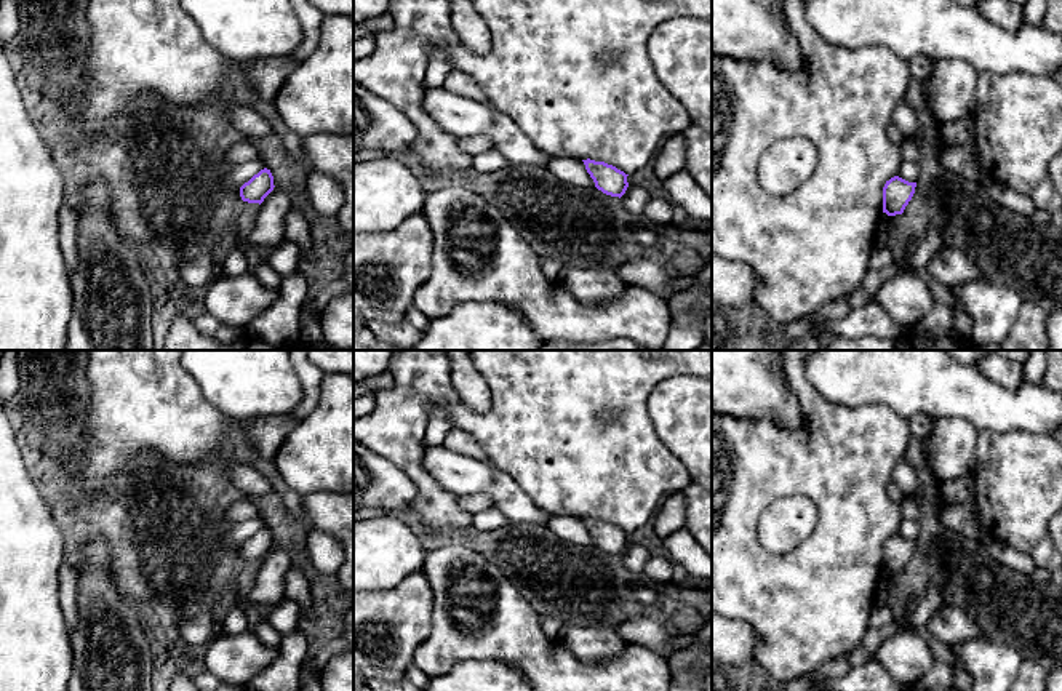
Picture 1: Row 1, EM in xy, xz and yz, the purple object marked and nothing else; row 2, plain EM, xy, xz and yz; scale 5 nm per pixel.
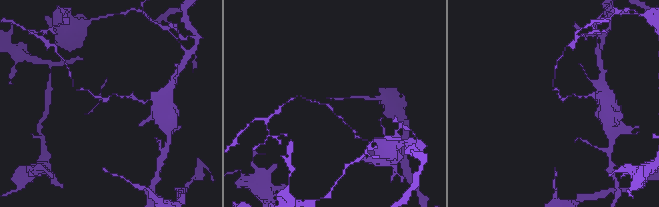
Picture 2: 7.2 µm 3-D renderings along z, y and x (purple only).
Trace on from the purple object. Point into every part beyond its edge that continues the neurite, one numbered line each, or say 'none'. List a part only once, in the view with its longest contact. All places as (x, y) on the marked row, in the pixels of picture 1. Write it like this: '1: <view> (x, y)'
none

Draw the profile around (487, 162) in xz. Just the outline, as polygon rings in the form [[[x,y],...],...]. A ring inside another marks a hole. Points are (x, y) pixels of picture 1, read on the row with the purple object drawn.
[[[489,149],[486,152],[472,157],[472,170],[478,174],[489,174],[509,165],[510,165],[509,160],[494,149]]]

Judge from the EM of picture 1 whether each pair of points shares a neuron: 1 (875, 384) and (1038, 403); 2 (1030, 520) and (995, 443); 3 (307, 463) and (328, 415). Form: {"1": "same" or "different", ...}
{"1": "same", "2": "same", "3": "same"}

